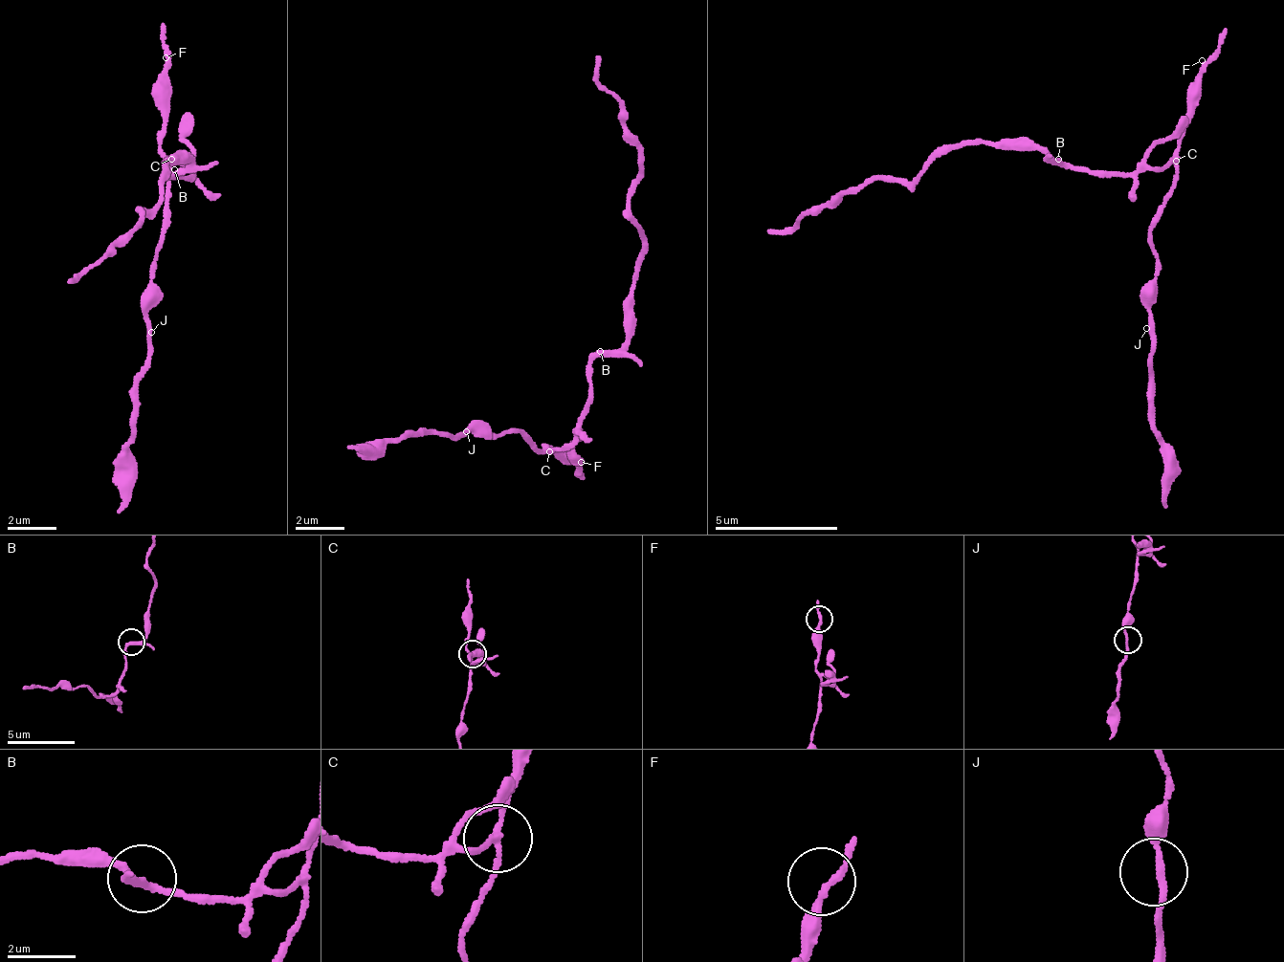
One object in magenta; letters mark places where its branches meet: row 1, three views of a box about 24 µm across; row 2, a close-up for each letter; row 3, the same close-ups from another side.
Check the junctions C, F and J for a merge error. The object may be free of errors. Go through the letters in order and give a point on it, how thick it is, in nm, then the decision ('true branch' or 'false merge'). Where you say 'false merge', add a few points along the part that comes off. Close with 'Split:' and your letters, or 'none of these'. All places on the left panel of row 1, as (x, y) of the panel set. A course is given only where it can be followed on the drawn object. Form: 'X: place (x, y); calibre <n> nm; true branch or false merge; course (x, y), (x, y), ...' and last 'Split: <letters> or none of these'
C: place (171, 159); calibre 150 nm; false merge; course (173, 158), (192, 166), (191, 177), (174, 180), (190, 160), (162, 167), (141, 220), (101, 256), (70, 278)
F: place (166, 57); calibre 200 nm; true branch
J: place (151, 332); calibre 180 nm; true branch
Split: C

